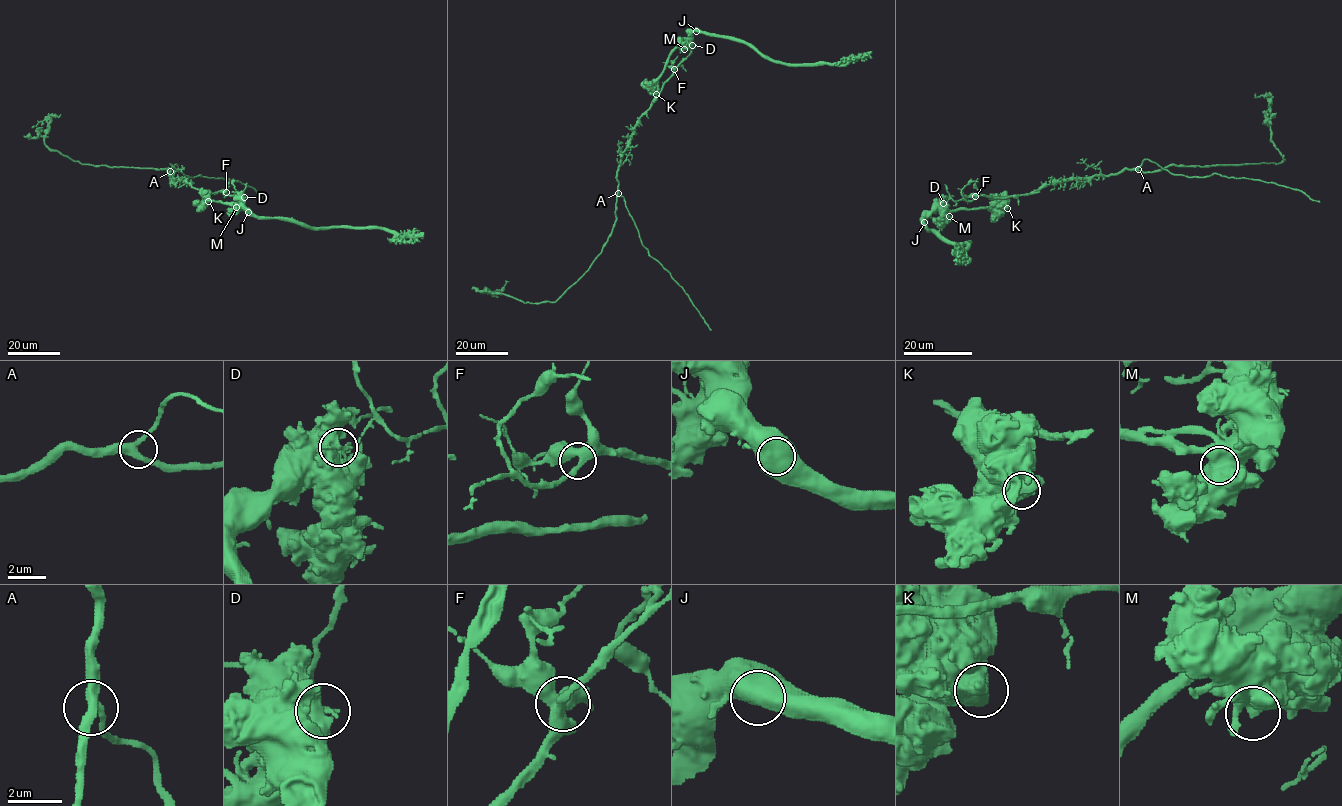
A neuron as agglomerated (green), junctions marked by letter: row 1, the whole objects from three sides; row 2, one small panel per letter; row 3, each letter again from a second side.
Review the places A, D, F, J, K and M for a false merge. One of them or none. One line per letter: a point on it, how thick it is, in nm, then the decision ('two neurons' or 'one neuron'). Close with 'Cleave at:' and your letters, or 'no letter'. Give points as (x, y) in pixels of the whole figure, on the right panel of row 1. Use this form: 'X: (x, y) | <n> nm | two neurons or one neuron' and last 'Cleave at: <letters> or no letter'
A: (1138, 169) | 320 nm | one neuron
D: (943, 203) | 440 nm | two neurons
F: (975, 196) | 400 nm | one neuron
J: (924, 222) | 750 nm | one neuron
K: (1007, 208) | 600 nm | one neuron
M: (949, 216) | 440 nm | one neuron
Cleave at: D

